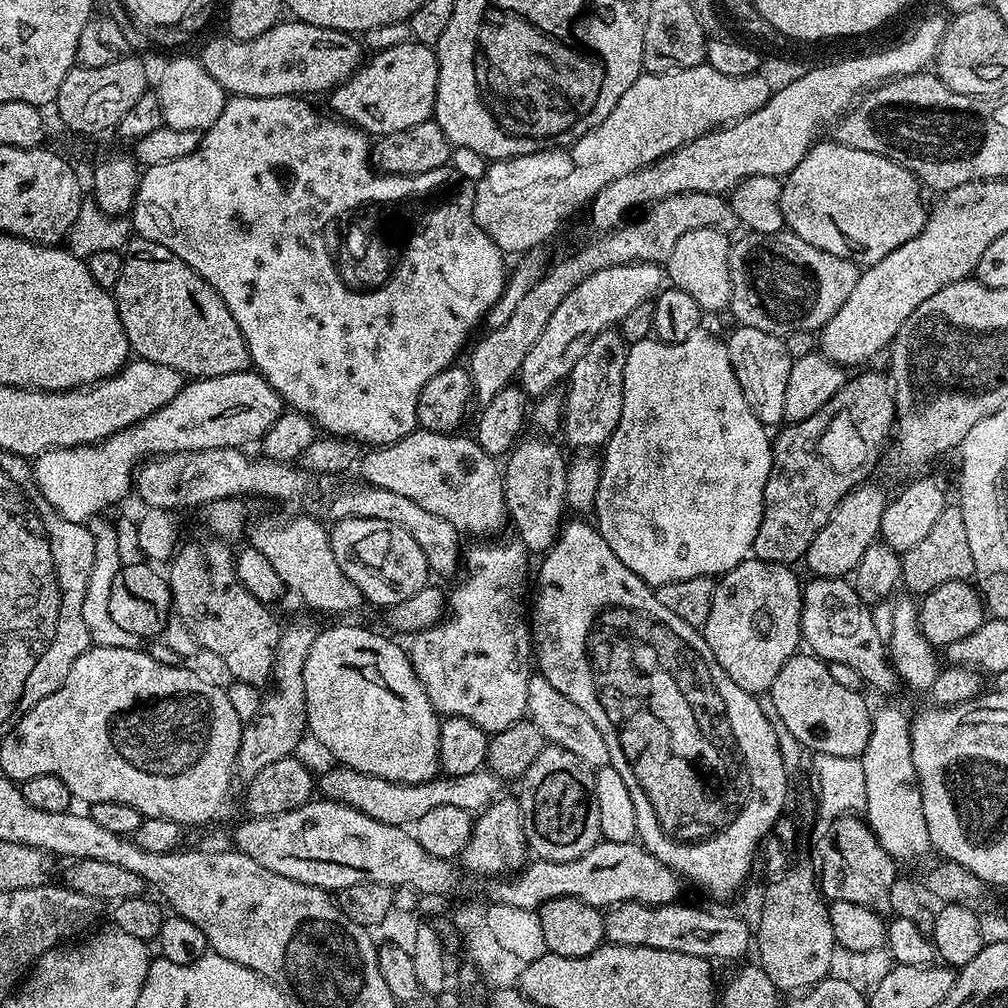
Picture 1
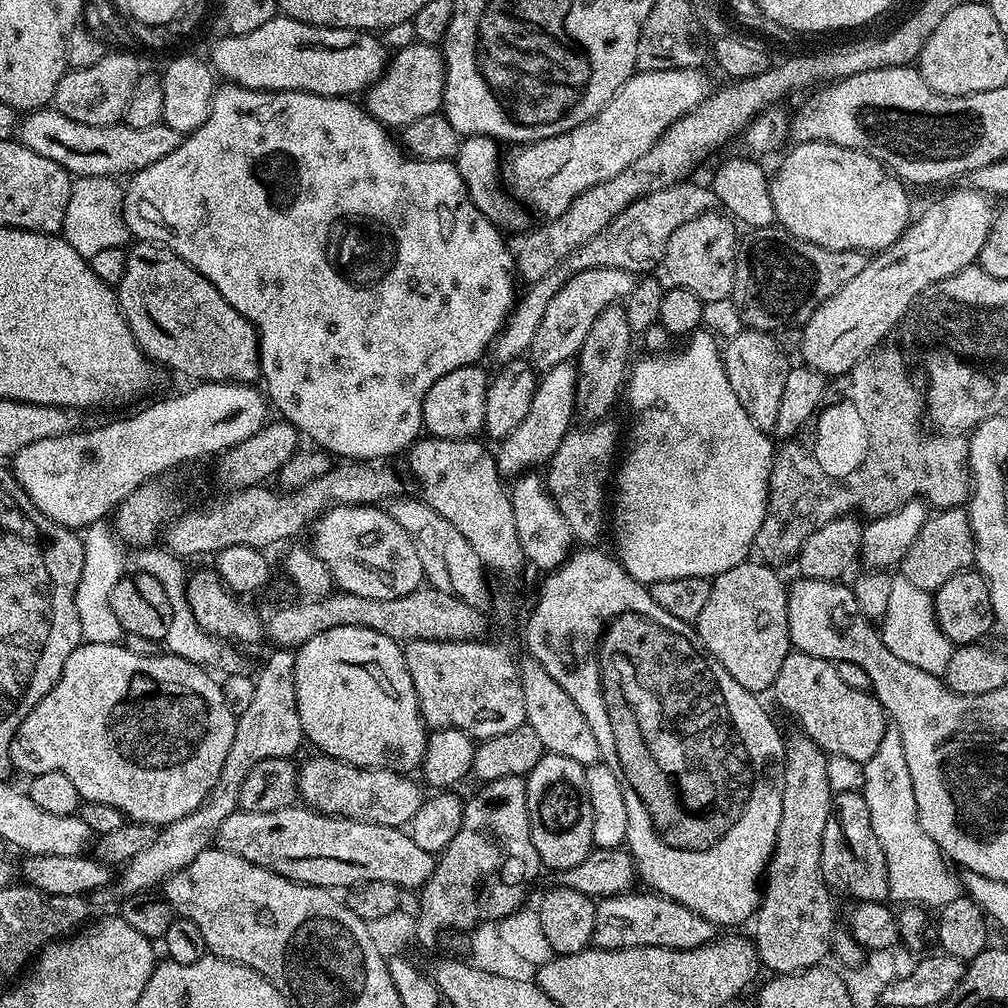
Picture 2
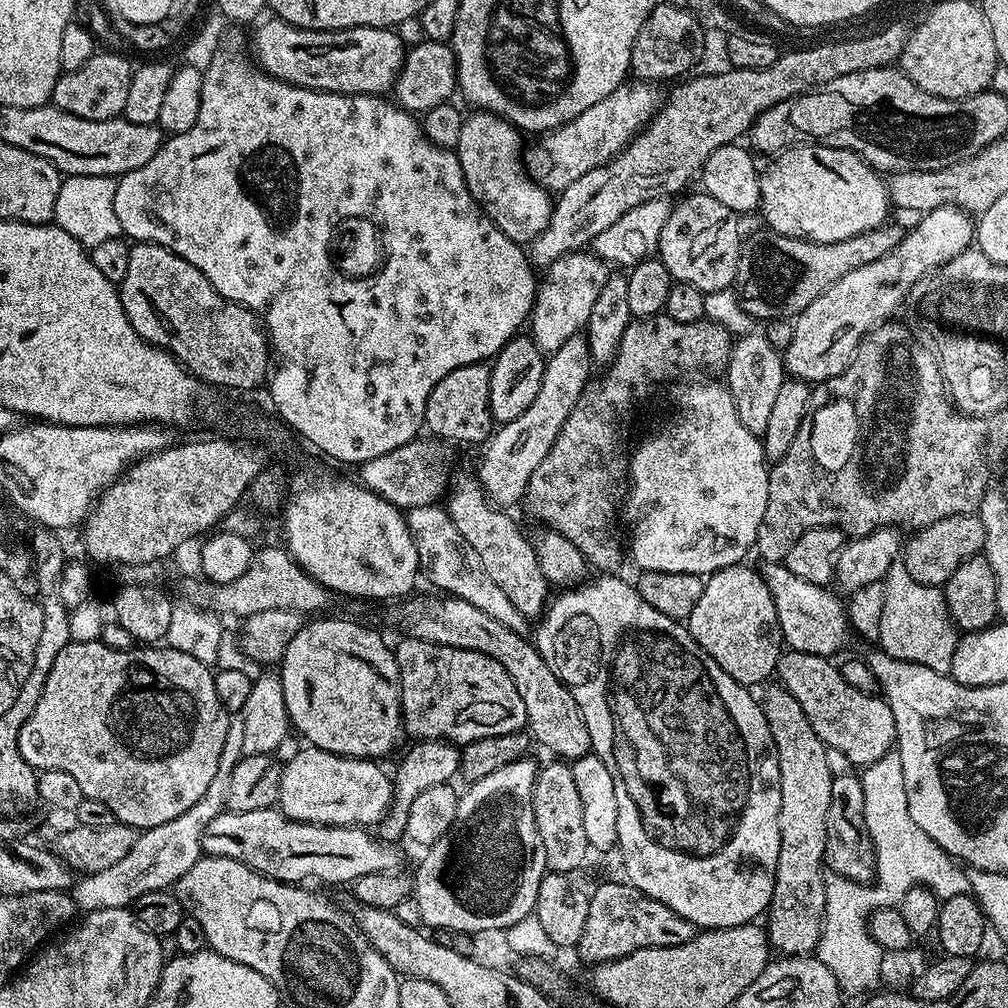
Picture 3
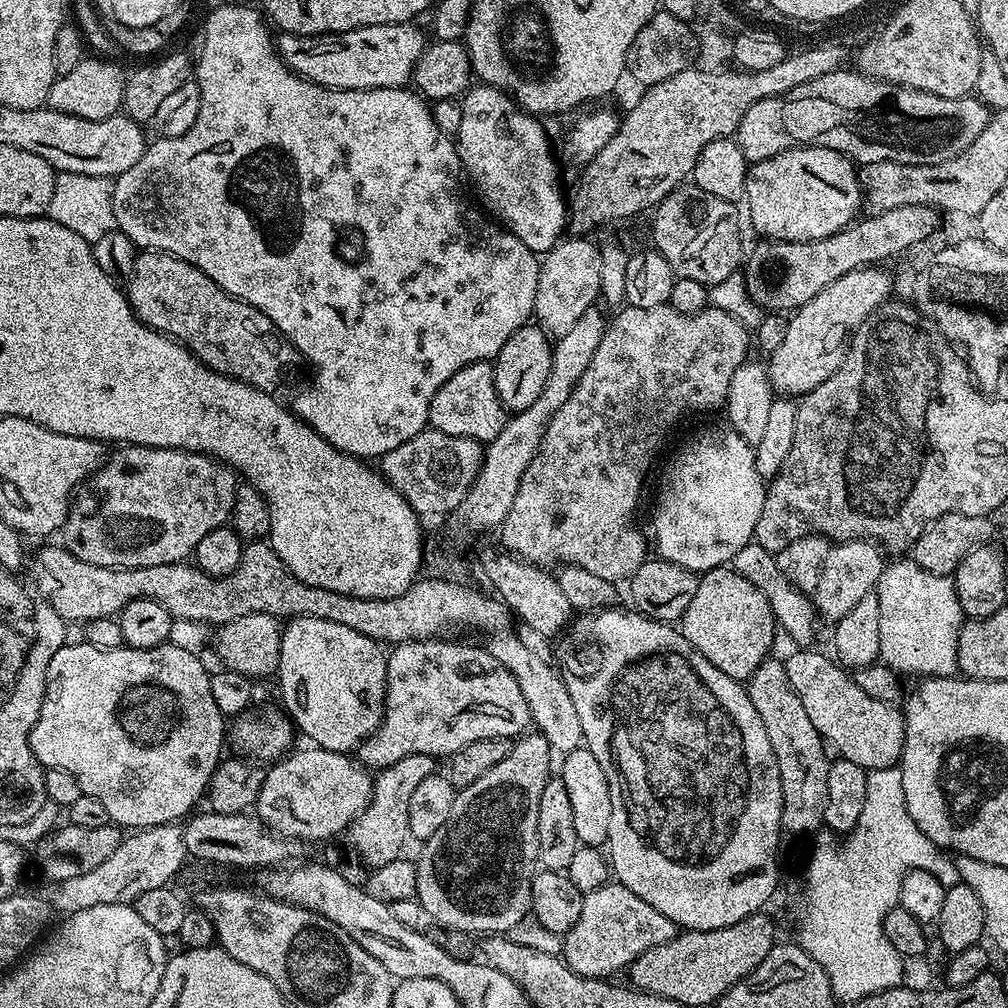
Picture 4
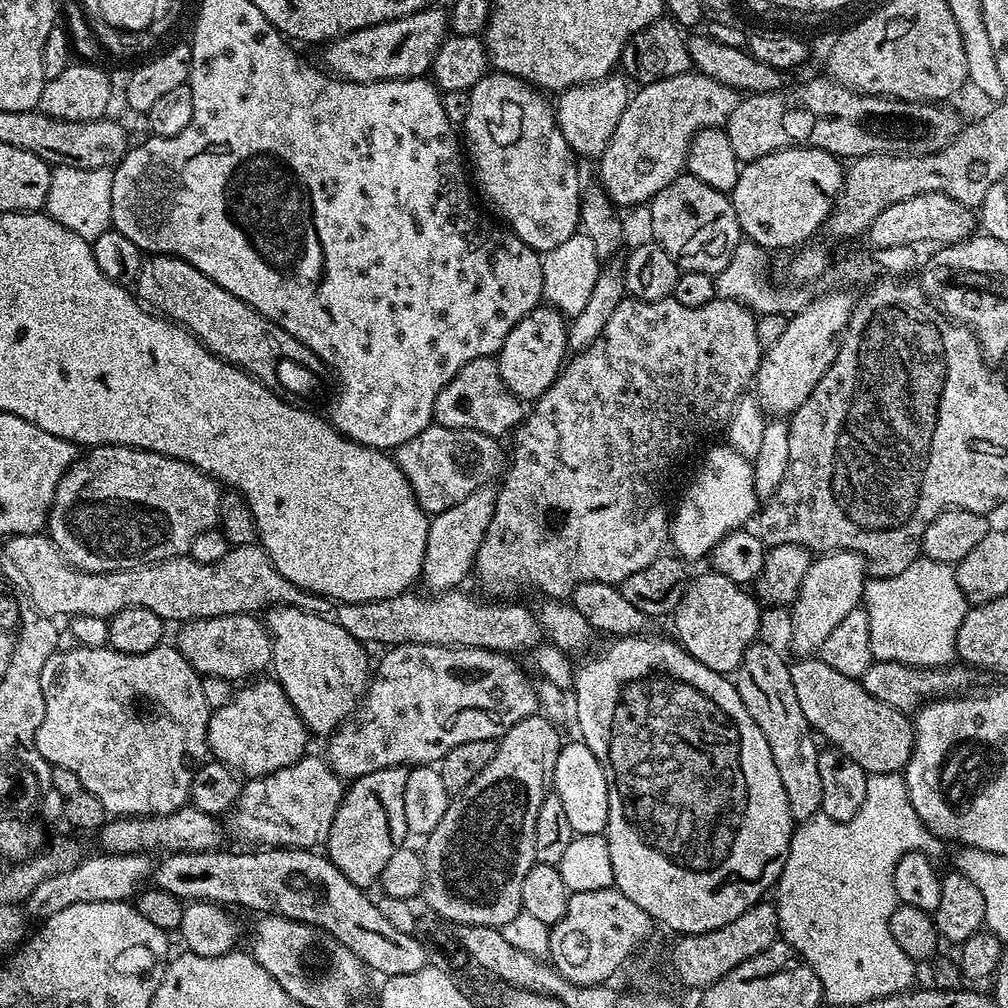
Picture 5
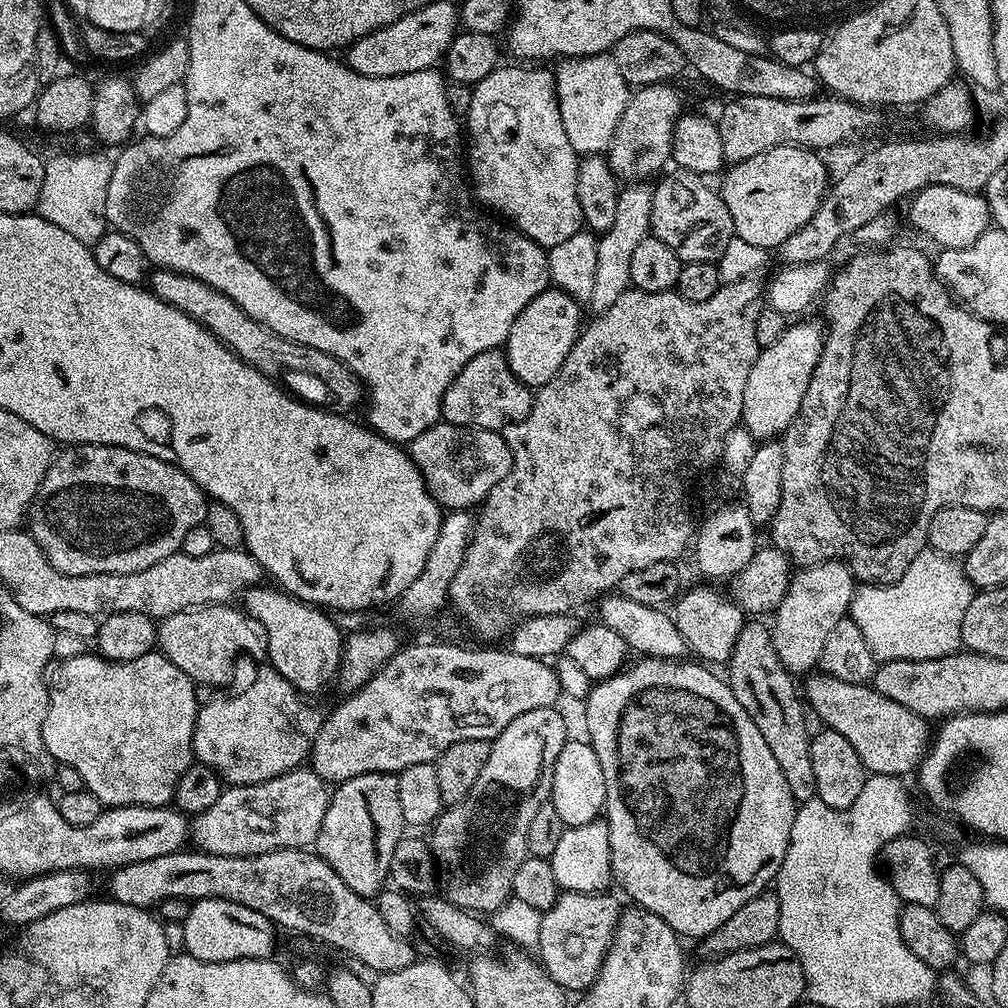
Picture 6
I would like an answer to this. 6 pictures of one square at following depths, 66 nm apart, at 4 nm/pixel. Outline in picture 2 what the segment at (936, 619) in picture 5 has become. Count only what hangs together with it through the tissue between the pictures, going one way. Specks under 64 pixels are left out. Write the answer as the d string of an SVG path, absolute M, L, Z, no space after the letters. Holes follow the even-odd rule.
M893 575L890 602L886 605L886 614L878 631L884 644L890 646L891 652L902 658L902 662L910 662L910 666L918 666L918 670L926 670L930 674L943 677L946 666L950 666L954 646L938 626L936 611L932 605L933 599L933 593L918 590L918 586L906 582L904 576Z

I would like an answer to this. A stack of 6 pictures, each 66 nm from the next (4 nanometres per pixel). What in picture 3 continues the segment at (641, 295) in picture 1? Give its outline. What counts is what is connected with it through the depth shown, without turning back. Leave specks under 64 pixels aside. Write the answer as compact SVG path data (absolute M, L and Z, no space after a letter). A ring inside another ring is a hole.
M591 251L567 252L543 273L536 289L536 301L532 303L530 335L540 351L551 354L568 338L581 335L587 329L590 309L602 294L610 275L609 265Z

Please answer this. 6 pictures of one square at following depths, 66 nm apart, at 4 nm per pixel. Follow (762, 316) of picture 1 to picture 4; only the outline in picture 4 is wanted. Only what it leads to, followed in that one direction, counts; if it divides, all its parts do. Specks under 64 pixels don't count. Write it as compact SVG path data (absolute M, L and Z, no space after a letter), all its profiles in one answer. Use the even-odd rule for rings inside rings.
M898 206L898 210L886 210L875 214L865 215L855 222L843 228L841 232L830 234L821 240L803 240L802 242L790 242L789 240L769 240L761 239L761 244L756 244L752 248L752 253L747 253L742 264L742 273L749 292L750 299L760 305L764 310L771 310L773 313L788 314L797 308L801 308L814 294L826 290L830 282L842 278L842 274L850 274L856 268L866 268L869 266L880 266L883 260L892 260L895 256L903 254L907 248L912 248L915 244L920 244L932 232L932 227L936 224L937 209L926 206Z

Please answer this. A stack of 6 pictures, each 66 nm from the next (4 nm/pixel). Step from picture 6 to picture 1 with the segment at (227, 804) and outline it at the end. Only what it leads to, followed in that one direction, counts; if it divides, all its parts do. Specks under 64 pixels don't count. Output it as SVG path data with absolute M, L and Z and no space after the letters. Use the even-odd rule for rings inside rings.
M332 766L321 780L319 777L318 784L319 787L320 784L324 787L323 795L327 799L350 806L378 822L401 826L415 825L416 820L422 818L422 814L434 810L437 806L458 806L467 812L479 814L497 803L502 796L500 777L487 770L461 776L445 775L443 778L427 780L425 784L399 784L386 778L362 774L353 768Z

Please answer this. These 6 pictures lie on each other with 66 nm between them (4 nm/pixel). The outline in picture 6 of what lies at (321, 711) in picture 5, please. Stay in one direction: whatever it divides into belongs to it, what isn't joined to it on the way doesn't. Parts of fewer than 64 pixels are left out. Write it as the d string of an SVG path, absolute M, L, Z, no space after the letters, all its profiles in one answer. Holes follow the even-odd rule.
M279 587L249 588L242 597L243 611L266 626L268 639L267 663L286 678L305 697L313 698L328 683L337 679L342 657L344 640L336 621L327 611L305 604Z

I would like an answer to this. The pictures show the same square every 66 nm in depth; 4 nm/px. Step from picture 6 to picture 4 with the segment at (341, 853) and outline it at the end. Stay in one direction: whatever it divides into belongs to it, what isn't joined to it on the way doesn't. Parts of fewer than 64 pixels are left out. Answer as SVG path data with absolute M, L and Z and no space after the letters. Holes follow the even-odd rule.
M414 754L402 758L398 762L394 762L388 768L381 768L375 773L372 782L372 797L366 806L366 810L362 810L362 814L358 814L358 818L354 818L354 822L349 824L346 829L346 837L348 836L348 844L356 851L356 856L365 864L365 869L375 870L386 866L386 862L394 862L401 859L404 843L409 843L408 834L408 811L410 810L410 794L414 794L414 786L418 786L418 782L422 782L422 778L433 775L437 771L437 761L426 754Z

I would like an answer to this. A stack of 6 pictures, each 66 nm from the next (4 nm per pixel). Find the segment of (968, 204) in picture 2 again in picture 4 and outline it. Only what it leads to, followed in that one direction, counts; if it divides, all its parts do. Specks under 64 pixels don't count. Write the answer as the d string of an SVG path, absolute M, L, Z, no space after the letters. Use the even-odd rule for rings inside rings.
M869 266L842 274L842 278L830 282L826 290L814 294L810 302L791 313L786 339L766 360L773 393L784 398L803 398L842 366L853 332L893 295L892 280L884 270L880 266Z

